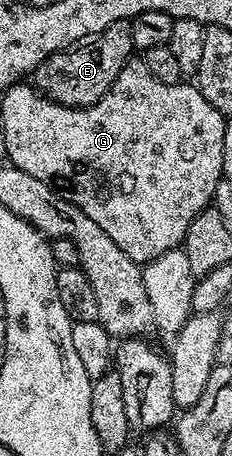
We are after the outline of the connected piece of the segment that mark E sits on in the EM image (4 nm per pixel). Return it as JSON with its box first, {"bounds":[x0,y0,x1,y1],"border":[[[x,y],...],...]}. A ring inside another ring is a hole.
{"bounds":[32,19,134,107],"border":[[[121,19],[89,41],[69,48],[65,54],[50,55],[32,72],[32,83],[47,100],[61,107],[90,107],[112,89],[112,81],[120,77],[120,69],[134,54],[130,20]]]}

